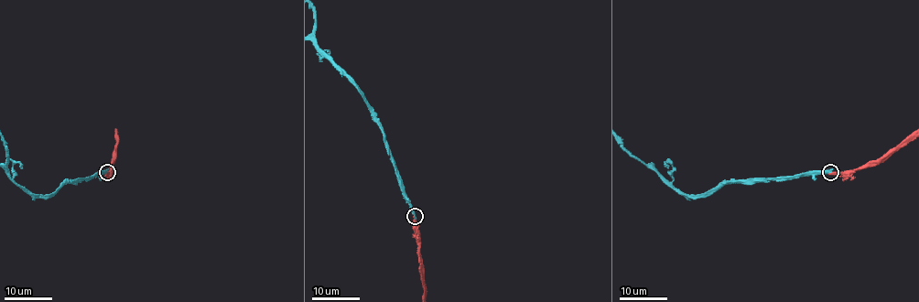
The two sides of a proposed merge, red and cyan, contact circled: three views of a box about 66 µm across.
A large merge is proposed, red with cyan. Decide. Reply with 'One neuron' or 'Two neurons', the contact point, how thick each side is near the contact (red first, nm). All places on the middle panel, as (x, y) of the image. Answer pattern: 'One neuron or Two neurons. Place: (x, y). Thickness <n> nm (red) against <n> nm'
Two neurons. Place: (415, 216). Thickness 480 nm (red) against 420 nm

